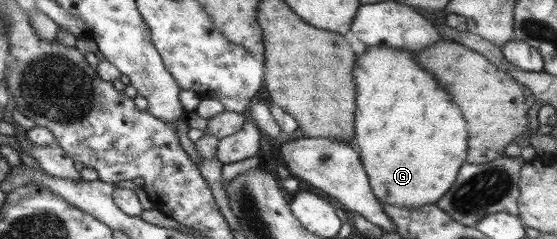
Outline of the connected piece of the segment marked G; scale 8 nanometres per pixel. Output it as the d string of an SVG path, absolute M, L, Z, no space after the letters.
M378 45L375 47L365 47L365 50L355 57L353 64L353 81L355 84L355 111L354 111L354 134L352 137L353 145L358 150L359 160L366 172L368 185L375 195L375 198L381 204L389 204L396 208L420 208L425 204L435 205L437 200L447 192L447 189L457 176L459 166L466 160L468 133L466 123L461 118L461 112L455 104L451 104L449 96L439 88L439 84L435 84L435 80L431 80L431 76L427 76L427 72L419 70L419 64L413 58L415 53L407 52L407 50L395 50L395 48L387 48L386 45Z

